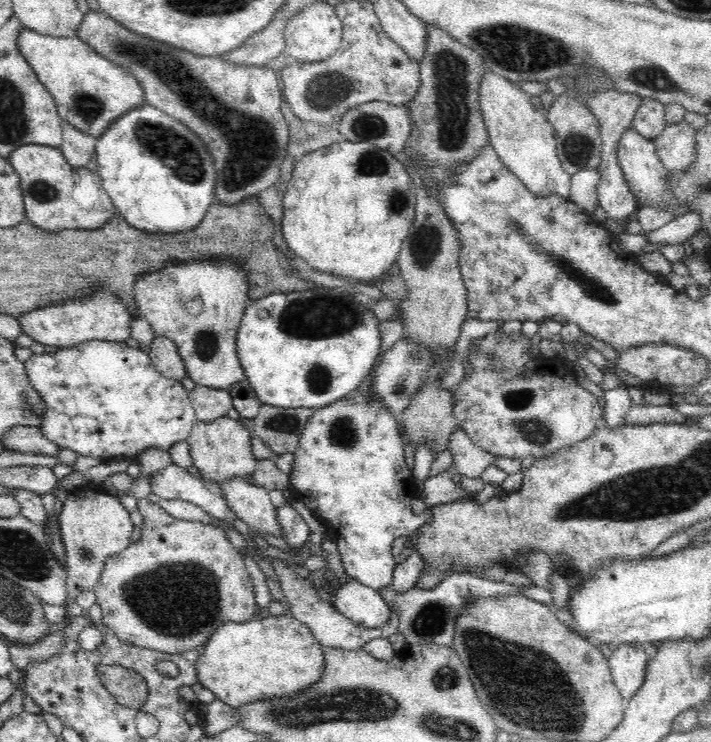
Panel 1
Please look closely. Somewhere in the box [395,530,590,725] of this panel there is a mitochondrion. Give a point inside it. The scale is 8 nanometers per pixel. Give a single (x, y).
(433, 619)

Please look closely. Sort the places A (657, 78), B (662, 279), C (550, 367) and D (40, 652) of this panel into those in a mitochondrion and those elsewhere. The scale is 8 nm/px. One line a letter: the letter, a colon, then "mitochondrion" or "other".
A: mitochondrion
B: other
C: other
D: other

